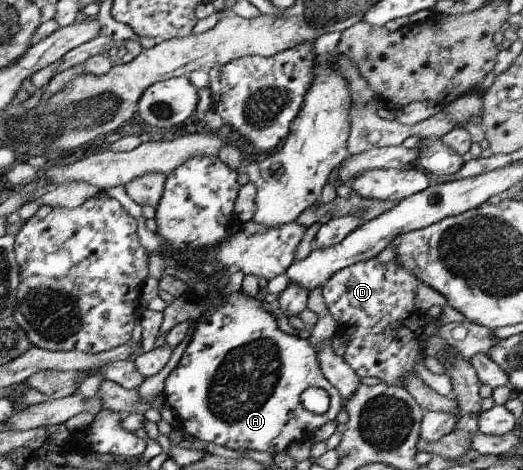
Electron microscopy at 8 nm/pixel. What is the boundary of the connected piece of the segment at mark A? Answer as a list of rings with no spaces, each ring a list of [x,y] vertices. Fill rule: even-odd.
[[[240,291],[221,297],[222,304],[218,306],[206,304],[206,310],[210,312],[196,322],[178,364],[166,376],[161,391],[165,402],[183,431],[195,439],[238,452],[286,452],[292,442],[307,436],[311,438],[316,429],[334,420],[340,410],[340,396],[322,374],[316,352],[306,339],[281,332],[272,316],[262,310],[261,302],[254,297],[245,296]],[[315,385],[323,387],[330,396],[328,410],[323,414],[312,414],[300,406],[298,396],[308,386]]]

